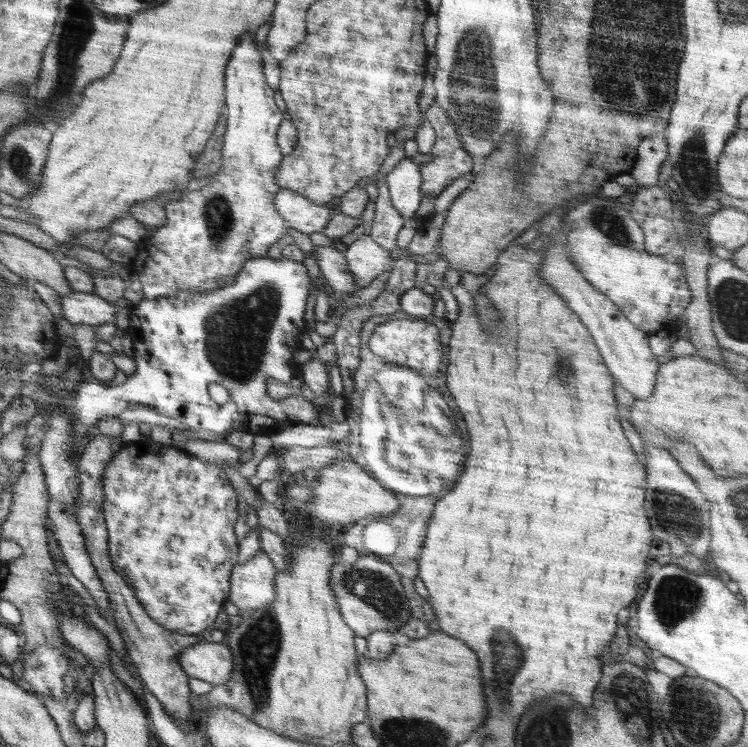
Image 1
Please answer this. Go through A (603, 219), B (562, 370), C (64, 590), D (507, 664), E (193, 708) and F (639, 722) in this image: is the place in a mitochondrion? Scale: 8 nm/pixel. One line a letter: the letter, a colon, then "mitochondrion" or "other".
A: mitochondrion
B: mitochondrion
C: other
D: mitochondrion
E: other
F: mitochondrion

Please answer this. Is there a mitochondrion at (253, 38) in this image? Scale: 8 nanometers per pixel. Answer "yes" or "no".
no

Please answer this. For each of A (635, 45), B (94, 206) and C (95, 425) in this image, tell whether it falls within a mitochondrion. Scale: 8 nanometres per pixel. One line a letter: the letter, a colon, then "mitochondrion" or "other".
A: mitochondrion
B: other
C: other

